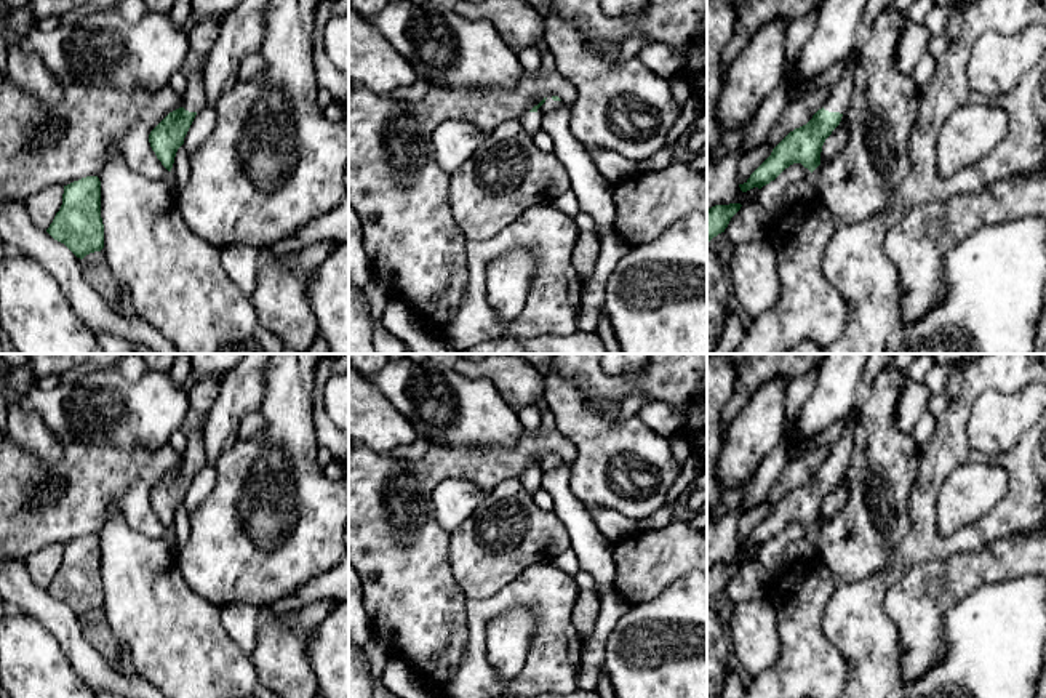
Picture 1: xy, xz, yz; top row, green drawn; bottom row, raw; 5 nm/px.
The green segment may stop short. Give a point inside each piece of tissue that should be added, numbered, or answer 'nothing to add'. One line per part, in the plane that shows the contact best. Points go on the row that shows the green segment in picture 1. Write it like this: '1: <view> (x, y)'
1: xz (531, 122)

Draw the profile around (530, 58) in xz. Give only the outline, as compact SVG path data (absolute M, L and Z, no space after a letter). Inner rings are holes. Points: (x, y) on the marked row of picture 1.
M528 46L515 53L525 72L537 72L542 67L542 53L537 46Z

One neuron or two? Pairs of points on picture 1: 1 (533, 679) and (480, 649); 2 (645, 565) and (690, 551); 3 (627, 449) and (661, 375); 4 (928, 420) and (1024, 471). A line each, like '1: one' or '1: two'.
1: one
2: one
3: two
4: two

